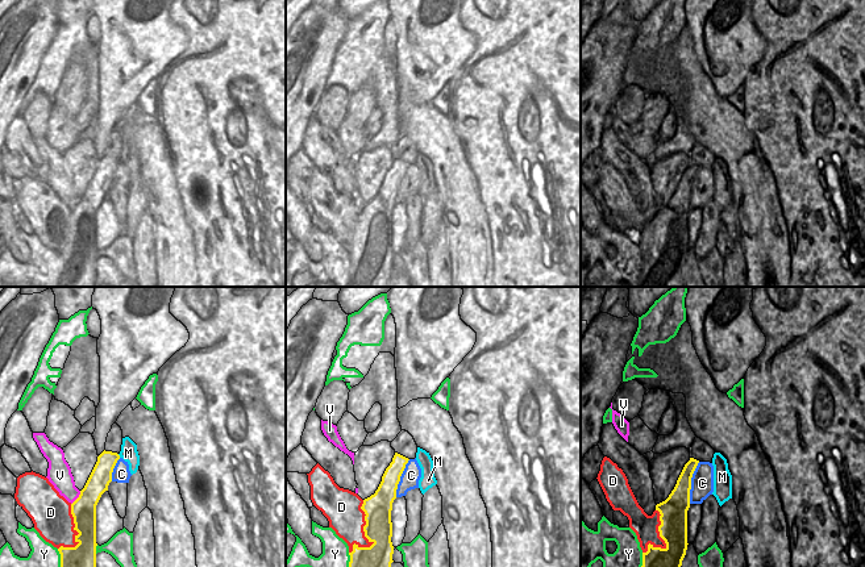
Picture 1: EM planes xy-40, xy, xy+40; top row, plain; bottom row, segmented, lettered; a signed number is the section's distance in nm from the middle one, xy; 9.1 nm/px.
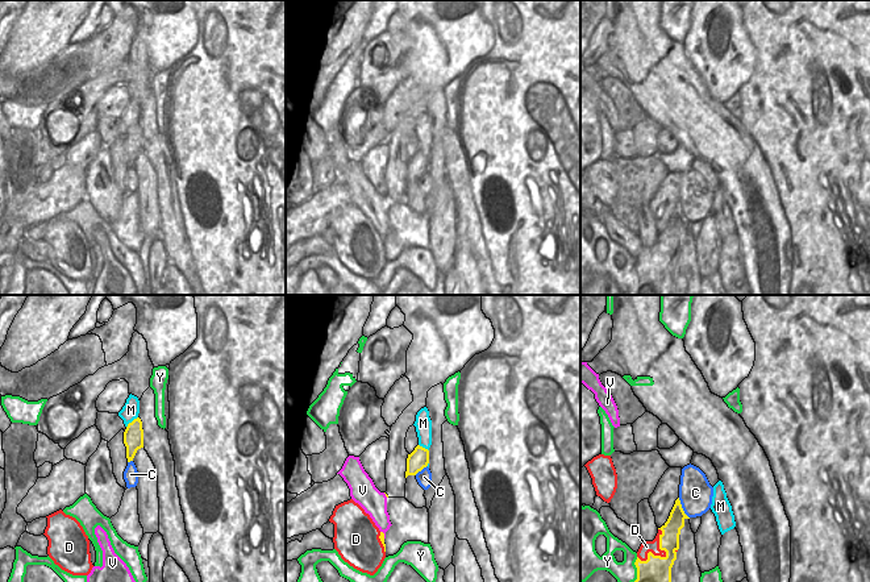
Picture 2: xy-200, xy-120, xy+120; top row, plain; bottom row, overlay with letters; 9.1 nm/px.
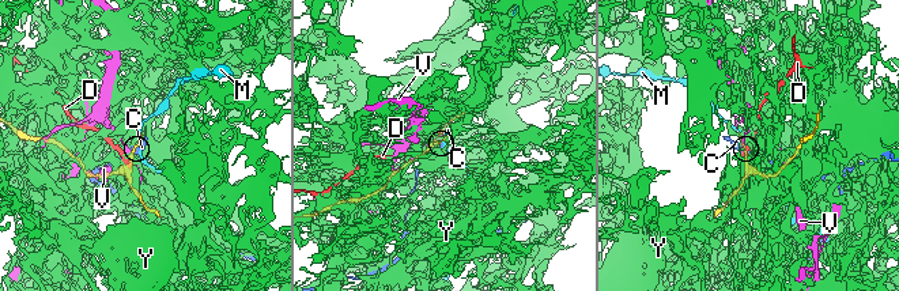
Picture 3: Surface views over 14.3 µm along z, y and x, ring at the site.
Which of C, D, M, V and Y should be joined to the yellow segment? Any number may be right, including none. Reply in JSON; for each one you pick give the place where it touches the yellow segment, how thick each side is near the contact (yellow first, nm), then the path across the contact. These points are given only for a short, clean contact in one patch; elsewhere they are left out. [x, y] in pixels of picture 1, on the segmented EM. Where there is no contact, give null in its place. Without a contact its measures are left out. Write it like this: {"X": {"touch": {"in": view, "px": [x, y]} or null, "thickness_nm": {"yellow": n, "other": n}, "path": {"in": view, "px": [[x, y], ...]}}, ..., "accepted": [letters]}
{"accepted": []}

